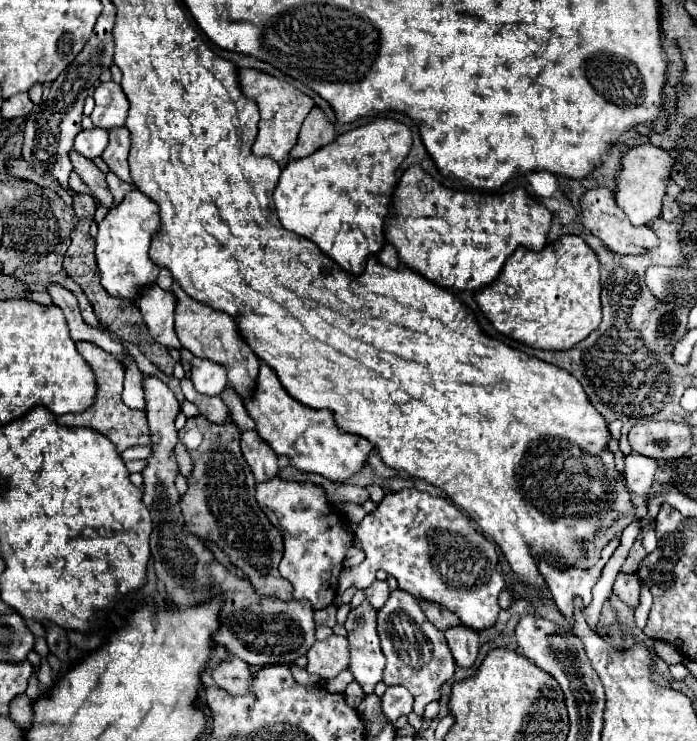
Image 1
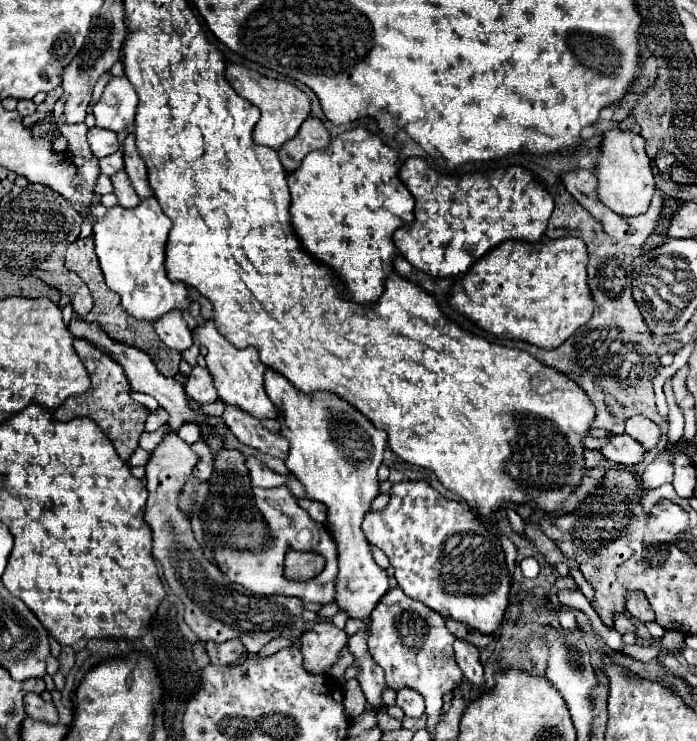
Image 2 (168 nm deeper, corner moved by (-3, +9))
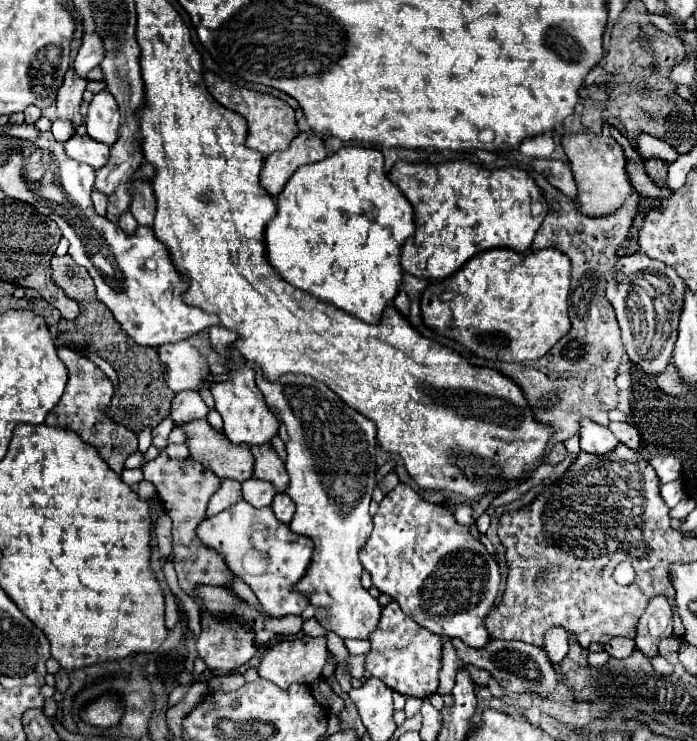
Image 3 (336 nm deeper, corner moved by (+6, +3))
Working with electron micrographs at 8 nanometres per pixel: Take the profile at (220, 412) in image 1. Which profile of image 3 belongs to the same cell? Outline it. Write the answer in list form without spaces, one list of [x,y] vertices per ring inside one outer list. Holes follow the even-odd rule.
[[[261,445],[261,447],[251,447],[251,451],[255,455],[255,477],[271,483],[275,493],[285,493],[289,477],[275,449],[271,445]]]

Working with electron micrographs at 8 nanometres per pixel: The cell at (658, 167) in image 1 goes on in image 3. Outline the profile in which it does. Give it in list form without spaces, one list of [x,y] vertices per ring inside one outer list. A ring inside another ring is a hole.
[[[567,133],[561,137],[561,145],[565,147],[565,155],[577,183],[575,205],[581,213],[591,217],[605,215],[609,211],[615,211],[615,207],[621,207],[625,199],[633,193],[633,185],[625,171],[623,149],[611,135]]]

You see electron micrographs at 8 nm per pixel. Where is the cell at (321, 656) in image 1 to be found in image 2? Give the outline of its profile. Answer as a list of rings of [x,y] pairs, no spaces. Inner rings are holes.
[[[316,623],[300,639],[304,667],[310,673],[328,673],[346,647],[348,635],[332,623]]]

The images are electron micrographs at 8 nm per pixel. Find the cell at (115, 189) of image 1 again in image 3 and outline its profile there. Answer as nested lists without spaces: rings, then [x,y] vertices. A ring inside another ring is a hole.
[[[125,213],[125,215],[121,215],[121,219],[119,219],[119,227],[121,227],[127,235],[133,235],[135,229],[139,227],[139,223],[135,221],[135,217],[133,217],[131,213]]]

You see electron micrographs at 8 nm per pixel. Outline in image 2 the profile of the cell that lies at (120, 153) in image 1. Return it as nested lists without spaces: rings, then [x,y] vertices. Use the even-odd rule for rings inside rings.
[[[130,131],[122,143],[124,147],[124,169],[130,175],[130,181],[138,193],[138,197],[148,197],[152,195],[152,189],[148,185],[148,173],[146,173],[146,165],[142,161],[142,157],[136,151],[136,143],[134,143],[134,133]]]

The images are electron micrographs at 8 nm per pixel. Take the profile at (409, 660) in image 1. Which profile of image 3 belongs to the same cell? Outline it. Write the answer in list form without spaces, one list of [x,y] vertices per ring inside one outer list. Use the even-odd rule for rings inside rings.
[[[393,601],[381,611],[381,621],[377,631],[369,637],[371,651],[367,655],[367,671],[381,679],[389,689],[407,695],[407,697],[429,697],[439,687],[439,669],[441,669],[441,643],[439,635],[423,629],[413,623],[401,607]]]

